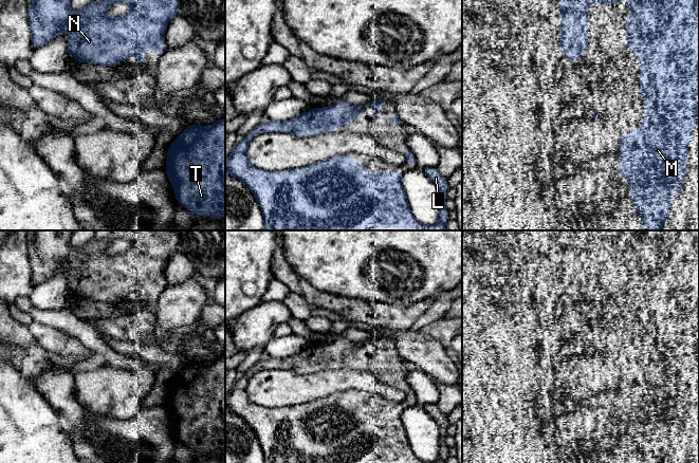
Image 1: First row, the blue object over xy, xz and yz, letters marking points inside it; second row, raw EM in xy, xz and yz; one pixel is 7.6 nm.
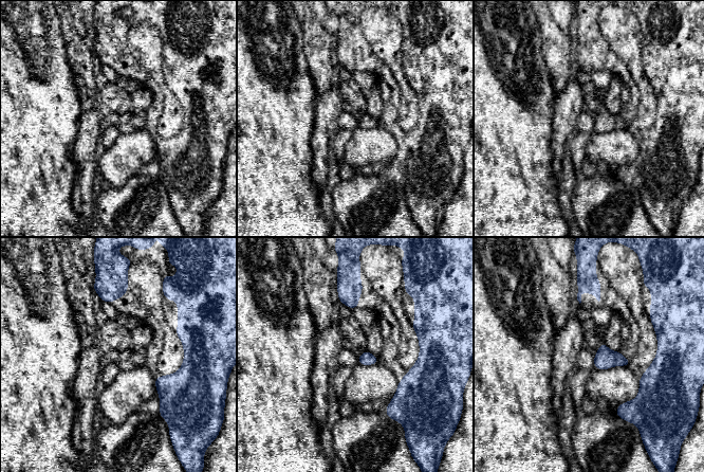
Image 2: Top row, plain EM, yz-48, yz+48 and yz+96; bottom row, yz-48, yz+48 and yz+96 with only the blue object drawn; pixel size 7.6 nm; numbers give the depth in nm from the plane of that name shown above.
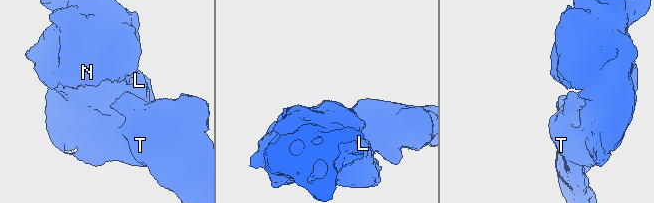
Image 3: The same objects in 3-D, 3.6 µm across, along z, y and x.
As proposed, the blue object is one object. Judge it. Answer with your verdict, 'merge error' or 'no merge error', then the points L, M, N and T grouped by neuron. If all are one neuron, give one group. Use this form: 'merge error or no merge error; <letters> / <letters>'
no merge error; L M N T

